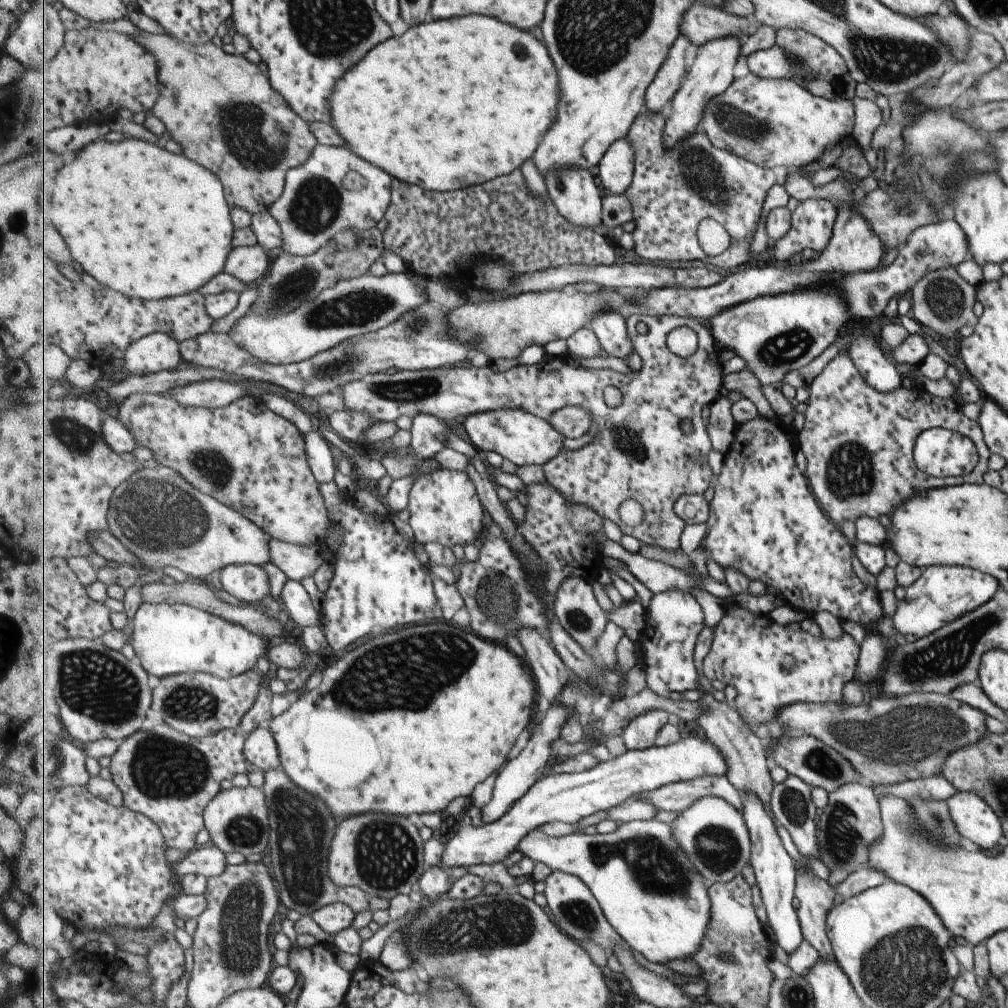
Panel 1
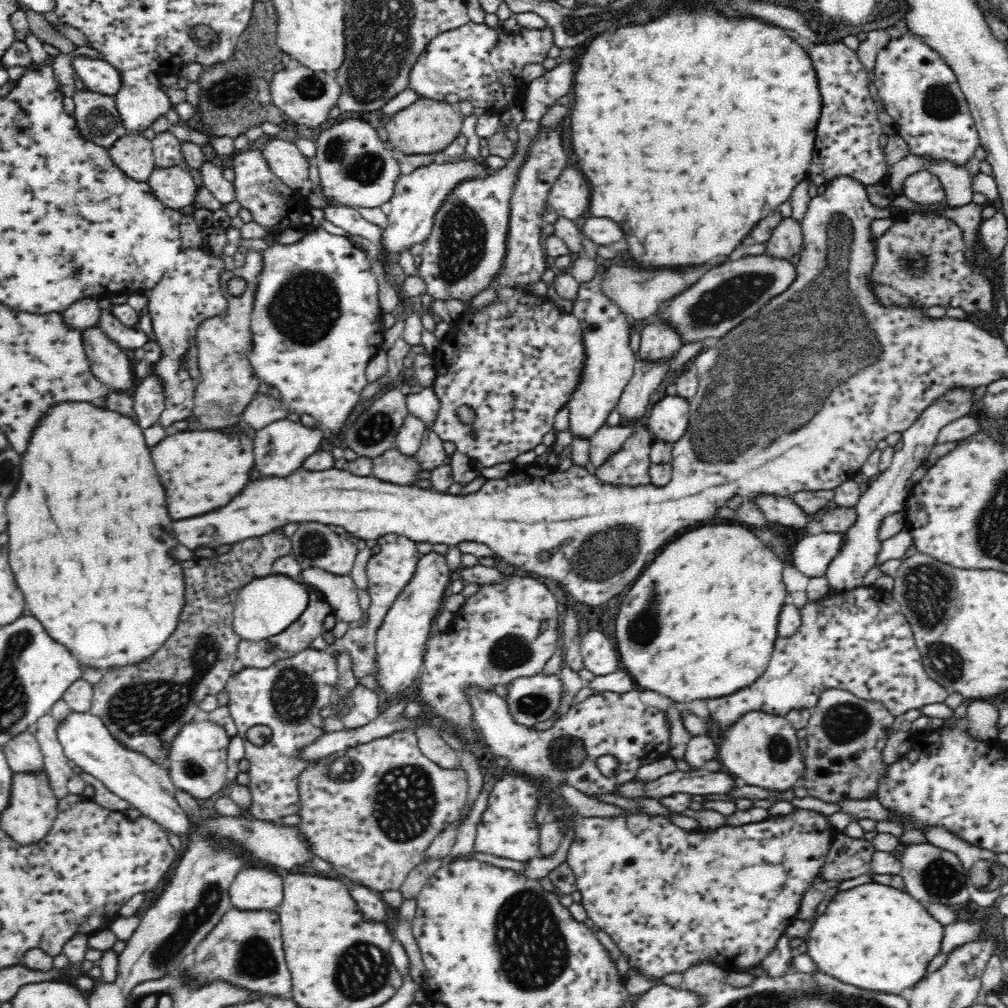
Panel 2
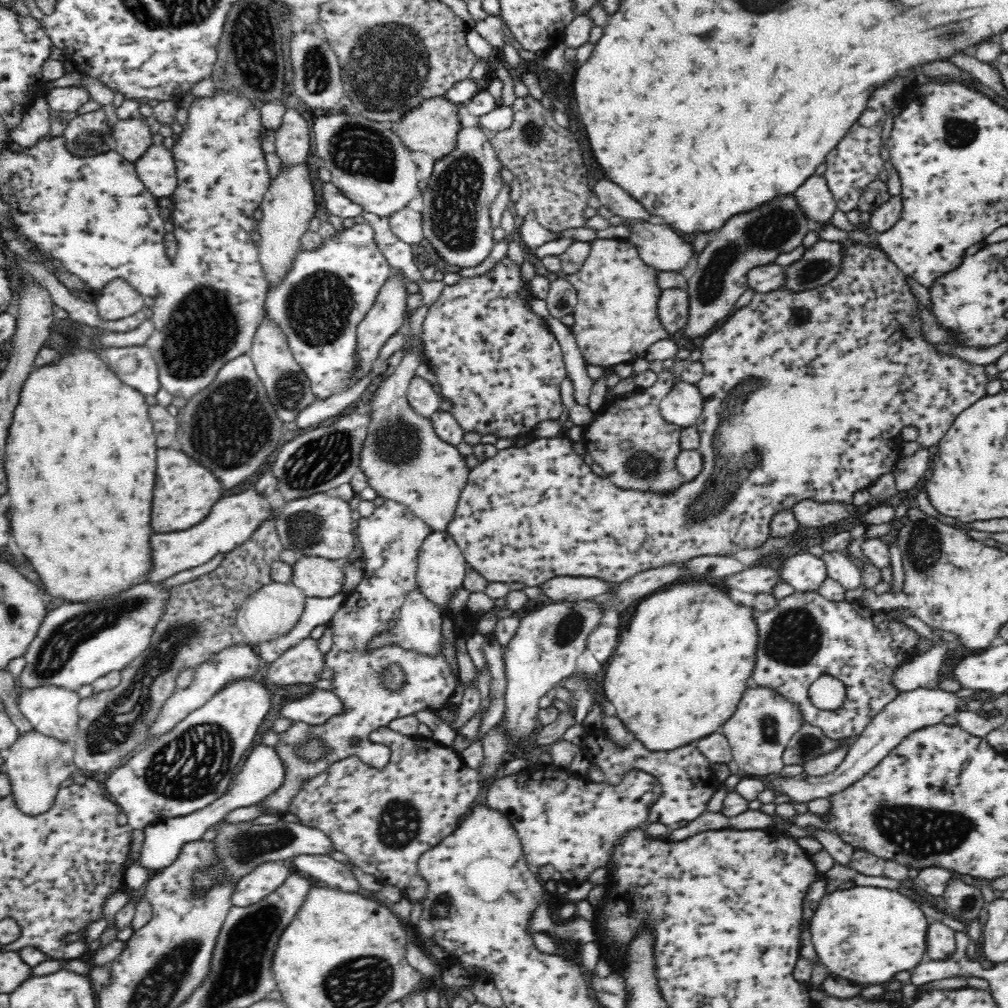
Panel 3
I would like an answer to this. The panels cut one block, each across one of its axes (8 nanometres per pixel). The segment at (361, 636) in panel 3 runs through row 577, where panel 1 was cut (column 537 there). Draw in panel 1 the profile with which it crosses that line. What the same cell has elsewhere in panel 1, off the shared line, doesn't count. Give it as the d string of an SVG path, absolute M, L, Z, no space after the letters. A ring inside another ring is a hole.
M633 311L626 315L629 336L633 341L636 352L643 360L639 371L631 371L627 374L620 373L608 368L583 368L569 366L567 357L546 355L539 364L519 364L509 368L506 372L493 372L490 367L469 366L459 364L454 367L441 367L438 369L420 371L385 371L377 374L363 376L361 380L355 380L345 384L340 389L345 408L351 412L365 412L371 414L377 422L397 420L401 416L415 418L417 414L433 414L441 420L452 421L459 416L471 416L475 412L493 412L495 410L519 409L539 418L548 420L553 412L565 407L577 406L587 410L595 421L595 438L589 444L575 450L561 450L561 456L557 460L551 460L545 464L546 482L557 488L571 504L585 504L593 508L597 514L620 522L623 534L635 537L643 544L660 546L663 549L675 549L681 547L681 538L686 522L675 514L673 506L675 502L685 494L710 494L713 489L713 468L709 466L709 452L713 449L712 437L708 432L708 426L703 422L701 408L712 405L719 397L719 388L724 386L722 362L719 360L716 340L711 332L712 328L703 326L694 317L679 317L678 315L656 315L640 311ZM678 327L690 327L698 334L699 348L691 358L677 356L668 345L668 336L672 330ZM607 386L614 386L622 394L622 402L619 406L609 407L605 404L603 390ZM685 420L691 420L693 432L683 432L681 424ZM627 500L637 500L645 510L645 520L639 526L627 526L621 522L621 504Z

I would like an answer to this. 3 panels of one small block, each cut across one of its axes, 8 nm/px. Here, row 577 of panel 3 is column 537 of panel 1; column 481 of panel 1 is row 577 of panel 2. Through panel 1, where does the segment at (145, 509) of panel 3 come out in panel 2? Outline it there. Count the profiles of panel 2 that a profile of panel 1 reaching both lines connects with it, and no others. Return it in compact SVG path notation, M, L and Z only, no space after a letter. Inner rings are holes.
M62 403L56 406L56 408L52 408L50 414L44 417L34 430L34 434L29 442L30 446L27 448L28 452L26 452L24 458L22 458L22 478L20 478L20 484L18 484L18 488L16 488L16 494L12 494L12 498L10 498L8 506L6 506L6 512L8 512L8 538L10 538L10 542L8 542L8 548L10 548L10 556L8 556L8 558L10 558L9 565L11 566L11 570L14 570L17 586L20 586L19 590L22 590L22 594L24 594L25 608L30 608L30 614L36 616L36 618L42 622L44 630L48 632L48 636L50 636L52 640L56 640L58 644L62 644L62 646L68 648L68 651L72 654L72 657L79 662L79 666L82 669L94 668L94 670L107 672L110 669L122 669L126 666L136 666L140 664L140 662L150 660L150 658L160 650L164 642L168 642L171 634L177 629L184 608L186 598L185 576L181 562L178 562L176 558L170 556L170 550L174 550L174 548L178 546L178 540L176 540L176 536L174 536L174 532L172 532L172 518L170 518L168 512L166 512L164 488L162 488L162 484L160 484L160 480L158 480L158 476L156 476L156 470L154 470L152 462L150 462L150 450L148 450L148 446L146 446L146 442L144 442L142 427L138 428L138 426L132 424L132 422L136 421L114 411L100 410L88 403Z

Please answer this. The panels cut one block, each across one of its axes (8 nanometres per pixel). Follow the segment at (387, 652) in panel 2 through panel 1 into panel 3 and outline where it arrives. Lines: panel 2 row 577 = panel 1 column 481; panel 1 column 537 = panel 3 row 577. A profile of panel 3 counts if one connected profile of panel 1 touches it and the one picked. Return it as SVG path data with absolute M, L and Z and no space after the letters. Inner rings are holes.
M434 531L420 546L418 571L416 572L417 589L430 603L434 603L440 609L442 616L448 615L451 612L448 609L450 598L458 588L463 586L468 567L465 557L453 537L447 531Z

